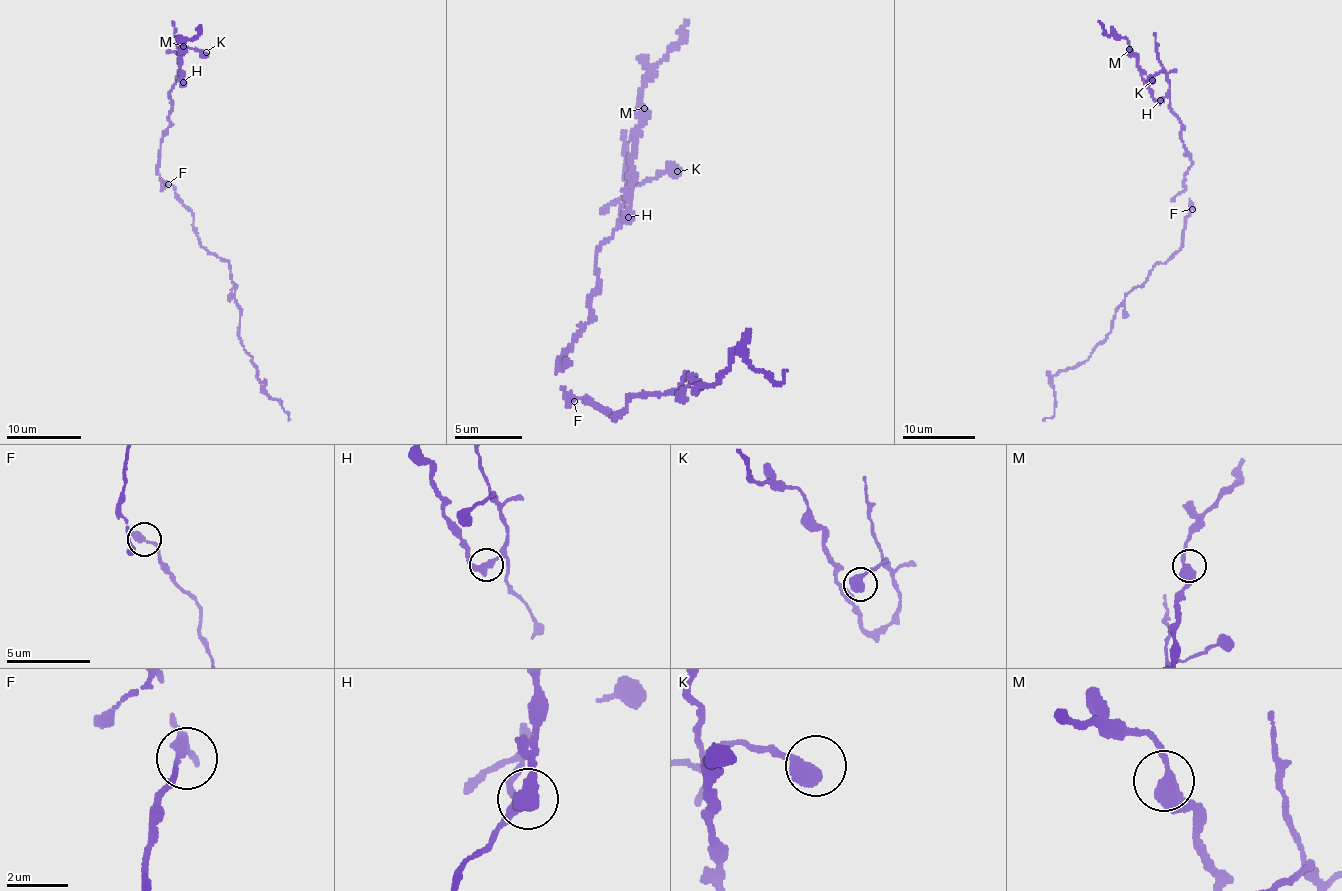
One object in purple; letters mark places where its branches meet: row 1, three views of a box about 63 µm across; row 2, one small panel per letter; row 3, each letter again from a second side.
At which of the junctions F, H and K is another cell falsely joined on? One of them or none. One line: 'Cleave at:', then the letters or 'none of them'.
Cleave at: H

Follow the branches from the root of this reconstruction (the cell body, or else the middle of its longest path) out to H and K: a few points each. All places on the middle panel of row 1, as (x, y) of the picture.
H: (571, 396), (561, 387), (557, 368), (563, 350), (593, 315), (592, 293), (601, 281), (597, 251), (627, 216)
K: (571, 396), (557, 368), (593, 315), (592, 293), (601, 281), (597, 251), (622, 221), (625, 193), (677, 171)

